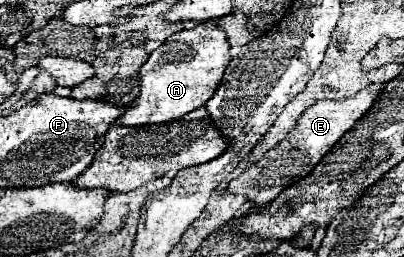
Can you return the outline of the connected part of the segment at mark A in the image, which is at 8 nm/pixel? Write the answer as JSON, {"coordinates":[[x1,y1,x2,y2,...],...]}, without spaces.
{"coordinates":[[201,22,193,30,181,30,169,36,139,70,139,96,125,108,115,124,143,126,161,124,203,106,217,90,223,70,229,64,229,44,225,32,215,22]]}

